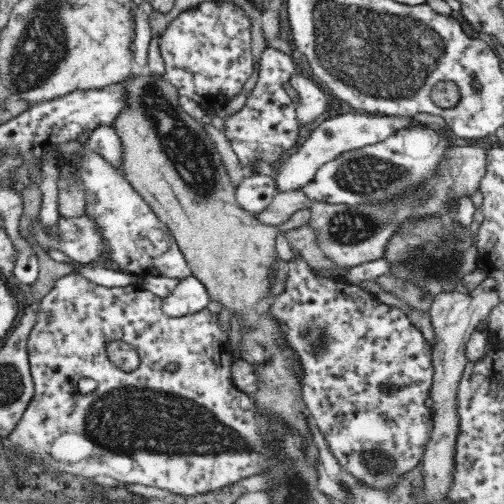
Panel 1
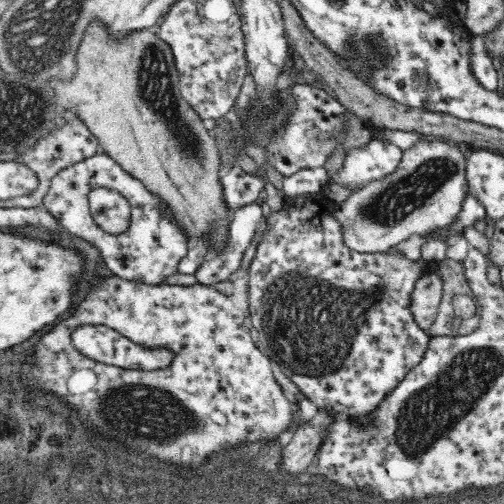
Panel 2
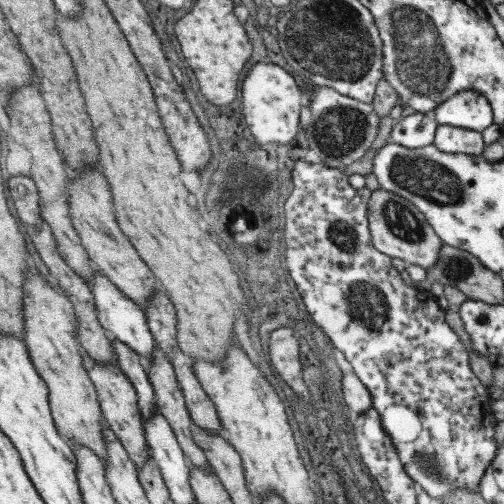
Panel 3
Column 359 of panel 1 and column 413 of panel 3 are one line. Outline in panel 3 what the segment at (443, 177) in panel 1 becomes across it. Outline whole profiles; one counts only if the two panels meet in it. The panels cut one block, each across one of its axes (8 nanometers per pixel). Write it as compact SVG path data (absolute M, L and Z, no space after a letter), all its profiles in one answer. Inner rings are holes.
M375 190L369 198L367 220L371 232L371 246L377 252L389 256L391 260L399 258L409 266L421 266L423 270L431 270L437 262L441 262L441 238L433 232L433 226L429 226L425 214L421 214L419 208L413 206L413 202L387 190Z

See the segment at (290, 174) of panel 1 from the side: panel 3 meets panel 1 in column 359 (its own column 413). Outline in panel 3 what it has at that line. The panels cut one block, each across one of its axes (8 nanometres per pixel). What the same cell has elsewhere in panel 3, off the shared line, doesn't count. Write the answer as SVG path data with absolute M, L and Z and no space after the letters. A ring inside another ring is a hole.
M411 114L393 124L389 142L407 150L425 148L433 144L435 130L437 130L437 124L427 114Z

